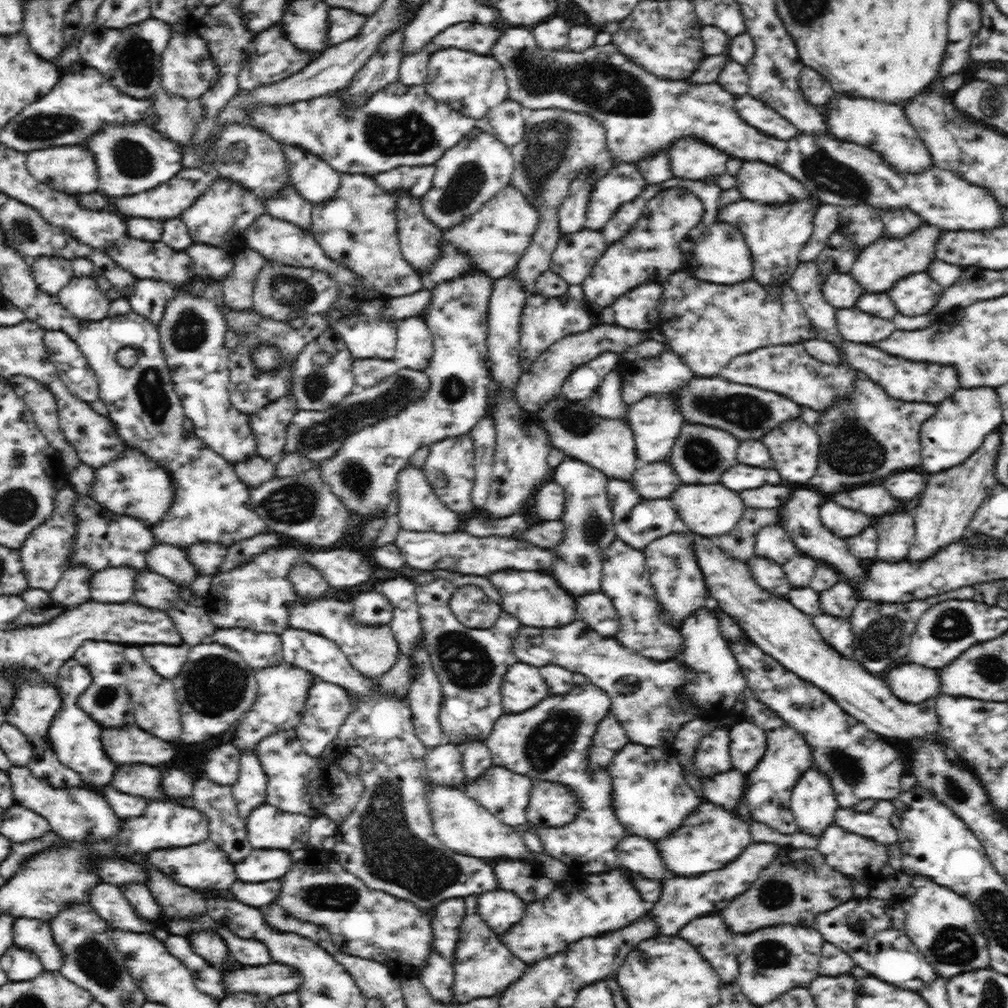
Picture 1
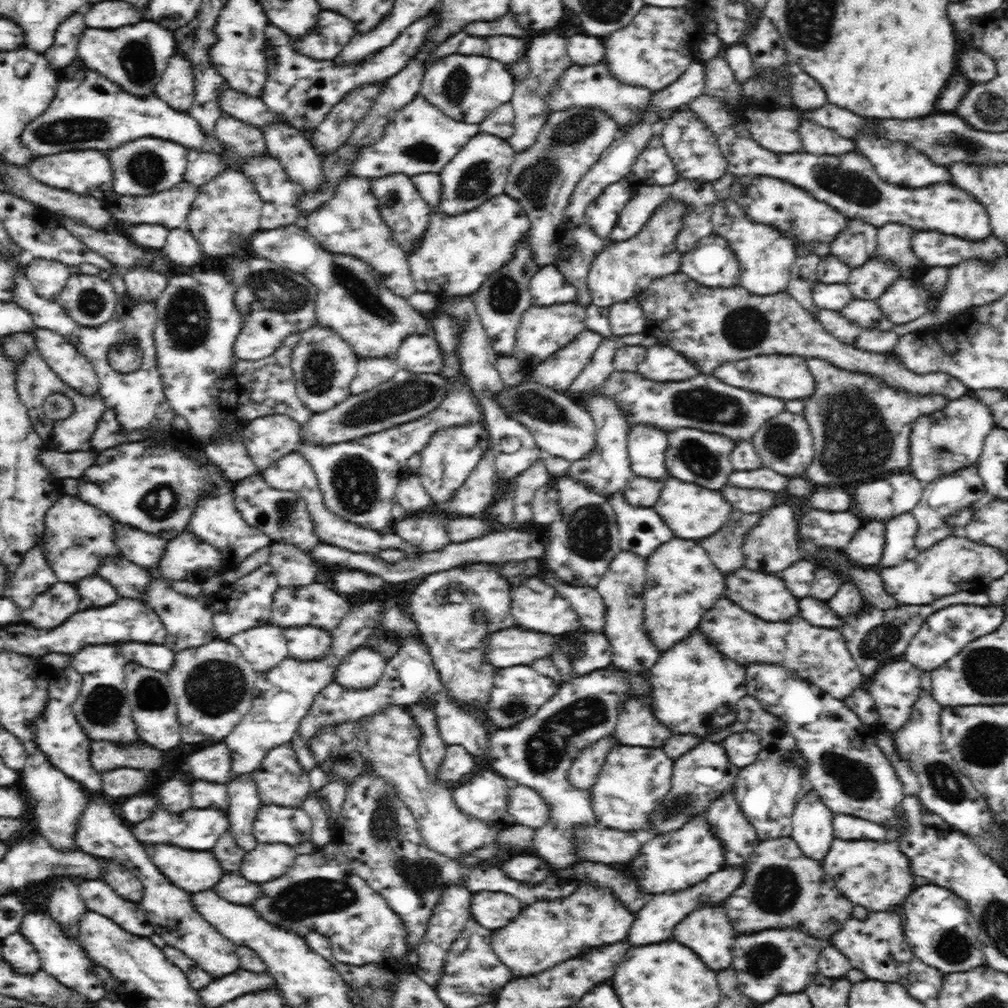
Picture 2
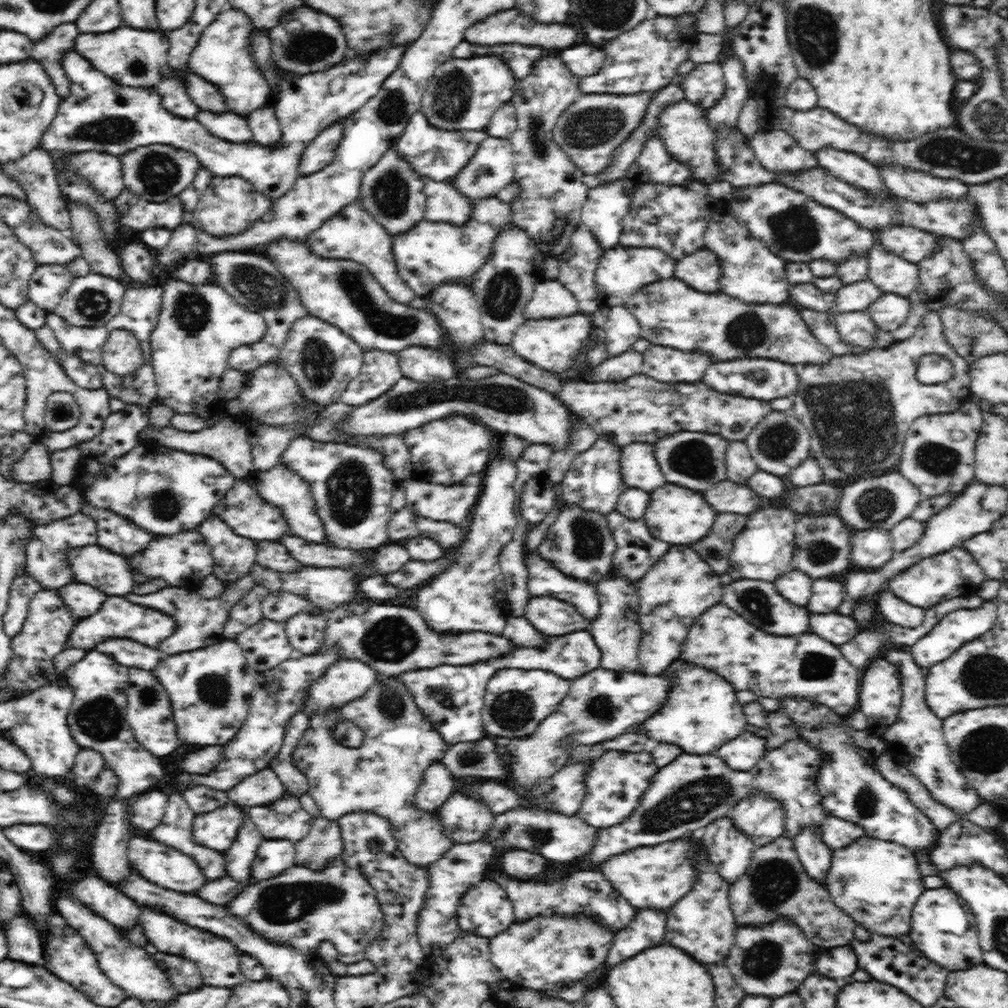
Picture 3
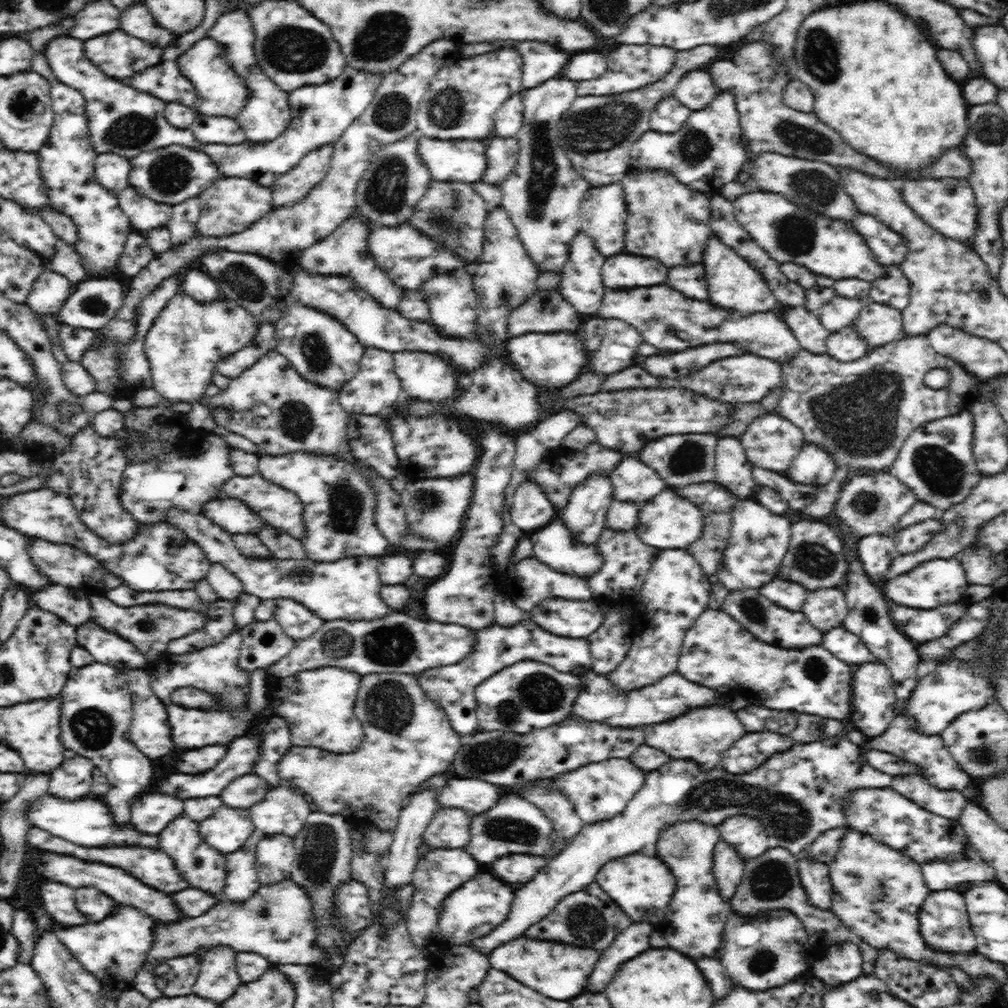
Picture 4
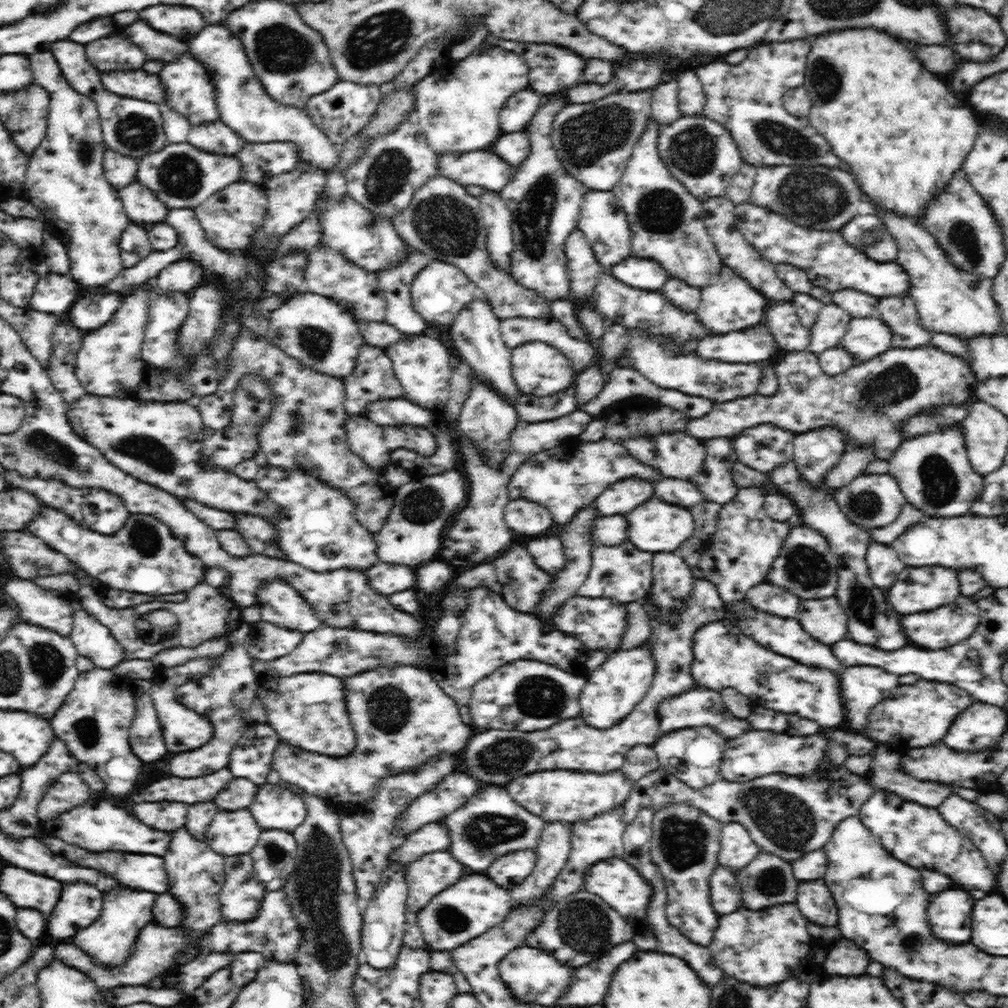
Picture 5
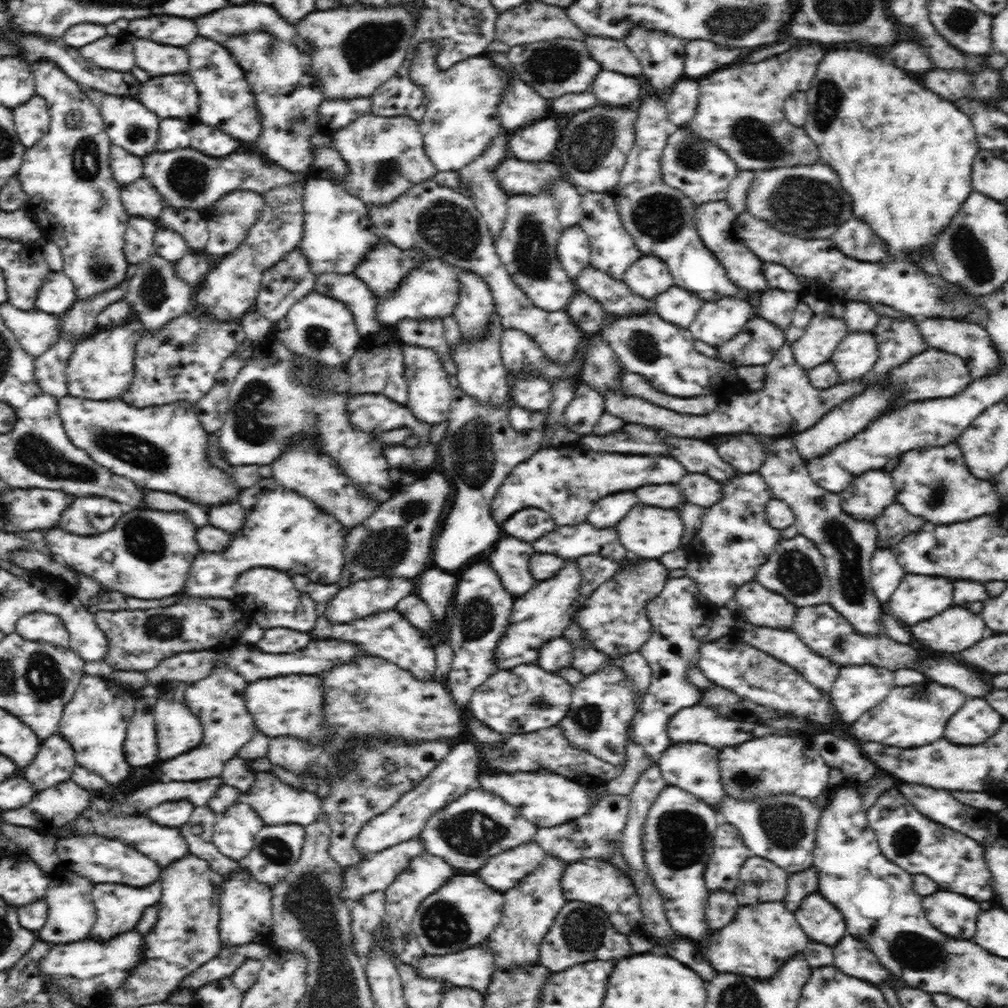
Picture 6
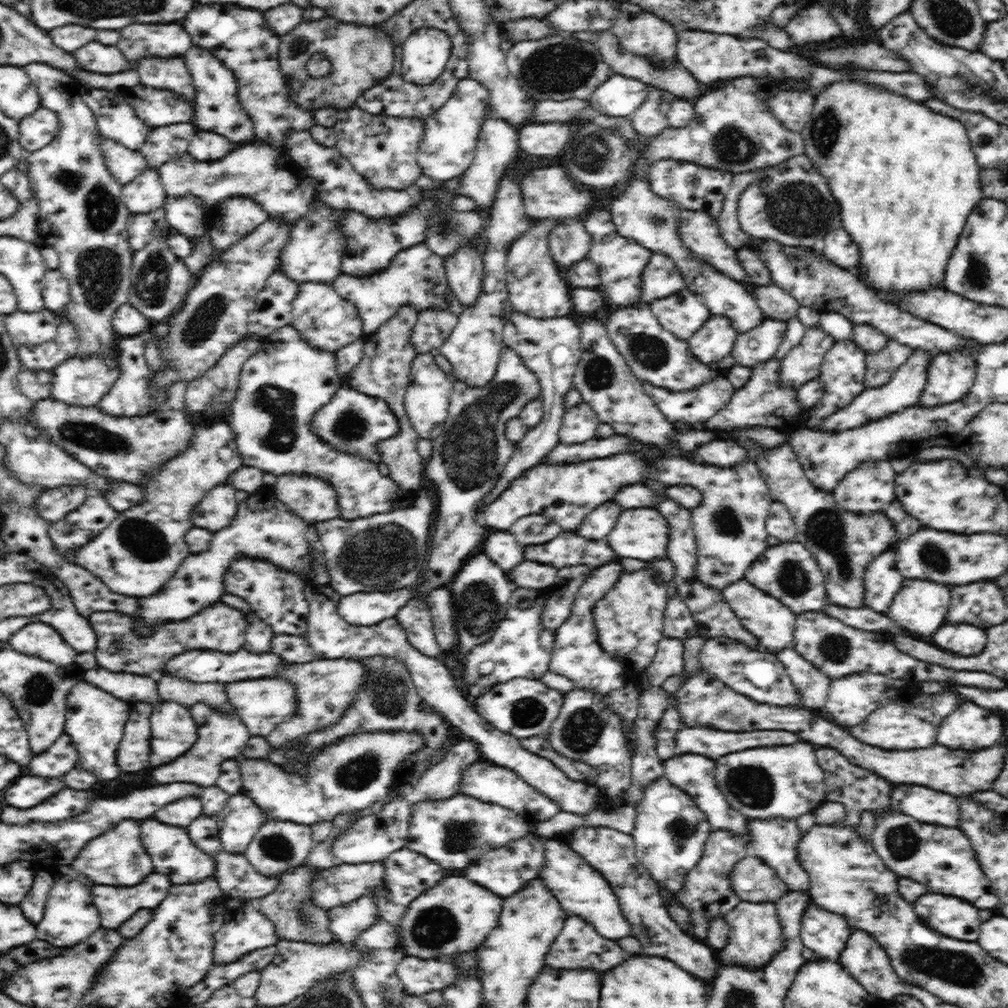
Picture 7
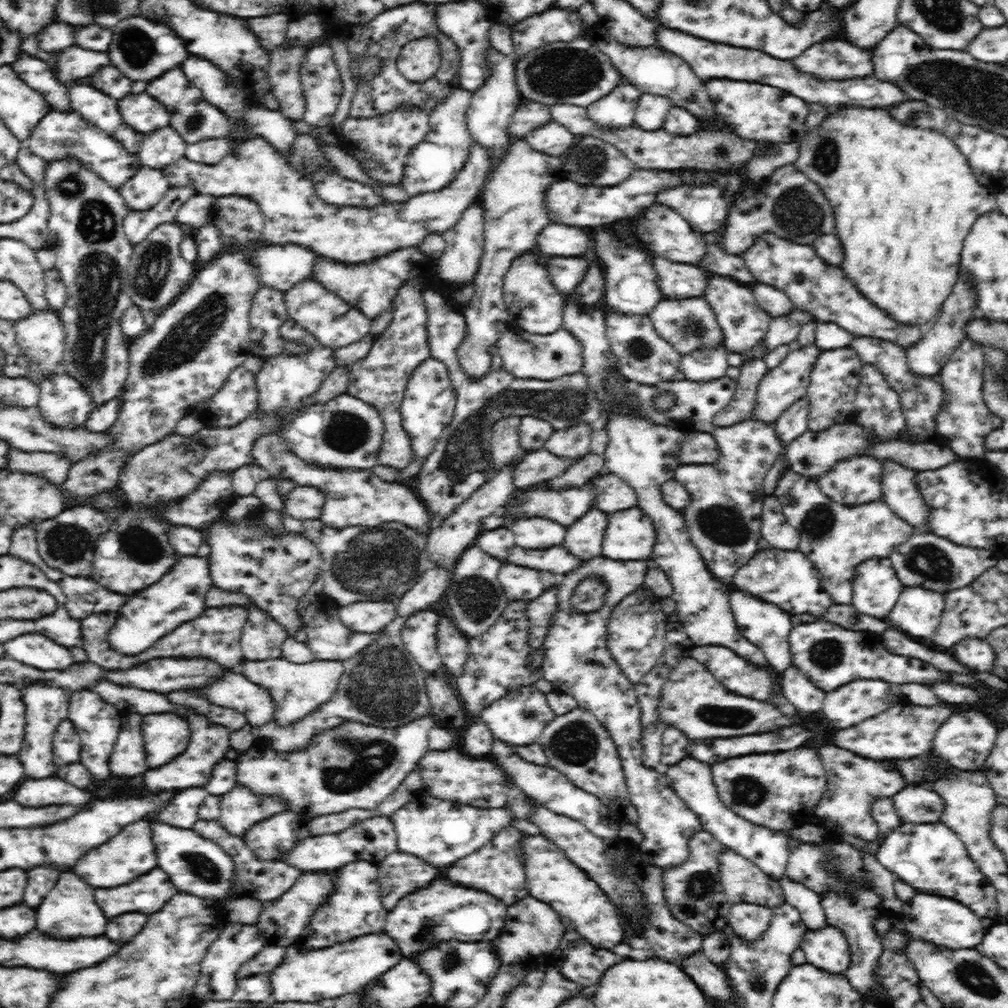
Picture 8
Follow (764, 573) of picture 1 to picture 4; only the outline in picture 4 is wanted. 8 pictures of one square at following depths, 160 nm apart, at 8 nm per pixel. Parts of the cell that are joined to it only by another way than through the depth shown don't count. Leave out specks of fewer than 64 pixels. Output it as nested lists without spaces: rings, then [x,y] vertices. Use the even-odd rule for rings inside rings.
[[[742,590],[740,592],[731,592],[724,599],[723,608],[726,613],[728,613],[733,619],[736,619],[736,622],[739,622],[744,628],[748,629],[753,635],[756,634],[756,638],[764,640],[764,642],[776,644],[779,647],[787,648],[803,648],[818,646],[823,644],[823,634],[822,631],[814,628],[810,622],[804,617],[802,611],[792,612],[780,606],[774,605],[766,597],[762,597],[759,594],[759,590]]]

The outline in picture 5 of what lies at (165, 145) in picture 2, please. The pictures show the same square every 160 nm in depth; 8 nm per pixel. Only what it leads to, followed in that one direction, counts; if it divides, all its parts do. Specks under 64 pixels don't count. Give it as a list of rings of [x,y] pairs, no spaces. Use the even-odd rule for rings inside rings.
[[[188,142],[170,143],[138,161],[137,182],[152,191],[169,209],[195,209],[230,183],[244,182],[241,163],[235,155],[210,154]]]

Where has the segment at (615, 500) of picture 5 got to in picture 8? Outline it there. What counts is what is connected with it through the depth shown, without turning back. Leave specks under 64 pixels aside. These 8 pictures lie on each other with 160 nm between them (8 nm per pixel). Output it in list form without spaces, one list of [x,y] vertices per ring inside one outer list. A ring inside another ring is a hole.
[[[592,508],[586,516],[576,520],[566,530],[566,540],[562,546],[568,546],[576,558],[596,558],[602,550],[602,538],[608,524],[608,514]]]

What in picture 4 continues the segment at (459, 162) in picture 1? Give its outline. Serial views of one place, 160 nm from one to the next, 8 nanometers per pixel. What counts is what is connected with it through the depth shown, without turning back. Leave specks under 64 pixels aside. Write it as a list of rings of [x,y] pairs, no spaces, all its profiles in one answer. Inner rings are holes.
[[[493,136],[485,143],[486,174],[481,181],[492,185],[502,184],[514,170],[519,157],[517,138]]]

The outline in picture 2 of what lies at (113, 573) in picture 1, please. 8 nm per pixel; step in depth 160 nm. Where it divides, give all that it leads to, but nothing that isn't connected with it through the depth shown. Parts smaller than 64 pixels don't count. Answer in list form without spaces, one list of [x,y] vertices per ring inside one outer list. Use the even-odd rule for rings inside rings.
[[[98,575],[85,577],[75,584],[81,602],[81,610],[92,606],[108,606],[118,598],[118,592]]]

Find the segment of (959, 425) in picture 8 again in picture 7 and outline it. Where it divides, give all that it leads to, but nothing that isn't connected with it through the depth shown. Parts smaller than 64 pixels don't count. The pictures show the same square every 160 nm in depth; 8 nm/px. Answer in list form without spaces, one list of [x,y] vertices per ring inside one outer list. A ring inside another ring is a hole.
[[[958,348],[936,353],[929,361],[925,389],[919,400],[921,407],[935,407],[958,402],[976,380],[975,352]]]

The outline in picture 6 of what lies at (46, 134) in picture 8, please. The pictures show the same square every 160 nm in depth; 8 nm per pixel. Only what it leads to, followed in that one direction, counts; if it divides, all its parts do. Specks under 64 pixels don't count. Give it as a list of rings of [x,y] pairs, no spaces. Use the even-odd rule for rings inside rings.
[[[33,95],[33,98],[25,103],[24,106],[18,106],[12,109],[13,125],[15,126],[17,136],[20,142],[27,148],[32,148],[45,134],[49,131],[49,123],[51,120],[48,104],[40,95]],[[111,145],[109,151],[109,164],[113,180],[116,180],[121,186],[131,184],[144,177],[143,157],[136,156],[116,145]]]

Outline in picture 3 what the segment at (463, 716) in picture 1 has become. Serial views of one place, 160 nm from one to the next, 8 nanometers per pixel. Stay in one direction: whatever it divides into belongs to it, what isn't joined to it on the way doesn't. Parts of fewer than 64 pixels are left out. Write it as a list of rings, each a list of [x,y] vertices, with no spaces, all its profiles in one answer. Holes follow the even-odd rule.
[[[497,445],[495,446],[495,451],[492,454],[491,461],[488,462],[485,470],[482,473],[483,477],[483,489],[480,493],[479,500],[476,501],[475,509],[472,510],[472,522],[466,524],[466,532],[467,535],[464,538],[464,541],[456,548],[452,548],[454,554],[452,554],[451,563],[442,570],[439,576],[436,576],[434,579],[431,579],[420,592],[418,592],[418,600],[416,603],[417,611],[420,613],[420,616],[425,620],[425,623],[429,626],[433,632],[441,633],[442,635],[446,635],[447,633],[495,633],[496,635],[500,635],[500,632],[504,630],[506,626],[506,620],[508,620],[508,616],[511,615],[511,608],[509,600],[507,599],[507,593],[504,585],[504,574],[500,570],[499,565],[499,555],[504,549],[504,546],[512,540],[515,529],[517,528],[517,524],[519,522],[518,512],[516,510],[516,506],[518,503],[518,494],[515,492],[515,487],[513,484],[517,479],[517,463],[516,460],[510,460],[506,458],[503,454],[501,454],[497,450]]]

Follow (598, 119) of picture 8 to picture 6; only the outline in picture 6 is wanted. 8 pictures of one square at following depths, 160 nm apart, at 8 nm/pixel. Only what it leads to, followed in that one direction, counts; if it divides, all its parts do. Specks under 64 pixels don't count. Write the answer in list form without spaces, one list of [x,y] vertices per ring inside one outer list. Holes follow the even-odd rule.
[[[602,71],[596,78],[592,93],[596,95],[596,104],[608,107],[626,107],[640,100],[640,86],[637,78],[616,72]]]

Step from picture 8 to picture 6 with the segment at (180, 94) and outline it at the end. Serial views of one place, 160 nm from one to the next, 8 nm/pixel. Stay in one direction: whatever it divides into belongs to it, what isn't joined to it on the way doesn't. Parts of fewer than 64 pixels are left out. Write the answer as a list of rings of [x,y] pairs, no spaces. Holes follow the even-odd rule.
[[[150,40],[134,42],[136,66],[151,78],[161,75],[185,74],[190,70],[189,57],[185,47],[165,46]]]

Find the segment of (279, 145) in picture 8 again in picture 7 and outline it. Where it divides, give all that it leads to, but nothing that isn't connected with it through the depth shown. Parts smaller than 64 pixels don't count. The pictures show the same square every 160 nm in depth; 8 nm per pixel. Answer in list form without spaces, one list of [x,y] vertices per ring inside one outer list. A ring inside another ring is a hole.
[[[308,130],[292,132],[286,138],[286,154],[297,164],[300,170],[316,185],[319,197],[329,207],[340,210],[352,210],[365,214],[366,217],[378,220],[392,220],[406,216],[412,208],[418,208],[422,204],[422,190],[416,186],[408,186],[403,190],[373,189],[368,182],[356,172],[352,163],[340,154],[336,148],[328,148],[316,143]]]

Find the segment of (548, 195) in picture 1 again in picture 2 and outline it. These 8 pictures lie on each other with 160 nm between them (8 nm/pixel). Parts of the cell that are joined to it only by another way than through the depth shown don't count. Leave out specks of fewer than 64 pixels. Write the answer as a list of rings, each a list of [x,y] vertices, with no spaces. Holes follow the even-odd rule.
[[[572,107],[550,114],[548,122],[537,135],[536,142],[523,153],[515,155],[503,193],[517,200],[528,215],[531,226],[527,242],[529,248],[532,249],[533,260],[537,265],[545,267],[554,264],[559,250],[559,228],[564,221],[565,208],[569,204],[575,187],[619,135],[619,125],[604,111],[589,107]]]

